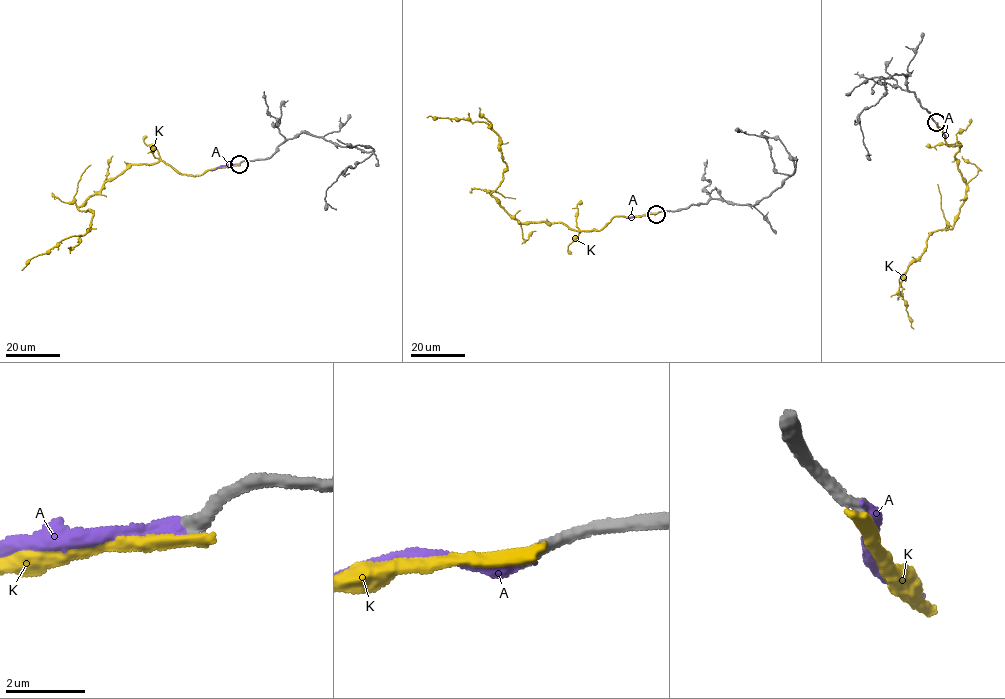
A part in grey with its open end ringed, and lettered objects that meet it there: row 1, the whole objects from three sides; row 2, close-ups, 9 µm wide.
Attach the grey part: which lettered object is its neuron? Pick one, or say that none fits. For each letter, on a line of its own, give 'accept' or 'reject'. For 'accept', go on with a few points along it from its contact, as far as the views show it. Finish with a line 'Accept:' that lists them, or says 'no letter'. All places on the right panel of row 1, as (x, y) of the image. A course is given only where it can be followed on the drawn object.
A: accept; course (936, 123), (946, 137)
K: reject
Accept: A

